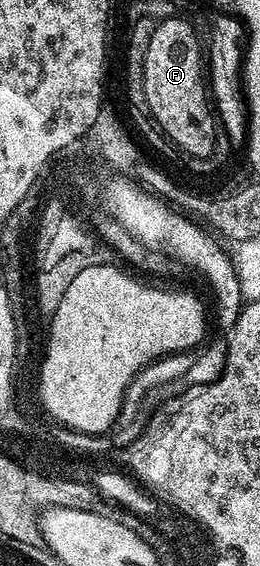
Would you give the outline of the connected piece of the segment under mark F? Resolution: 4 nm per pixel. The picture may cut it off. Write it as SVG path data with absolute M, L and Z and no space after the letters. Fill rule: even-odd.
M173 17L158 23L144 57L143 77L151 107L163 127L178 139L182 155L205 161L216 151L216 132L212 129L216 115L204 78L204 47L202 43L198 44L198 39L199 32L195 31L189 18Z

